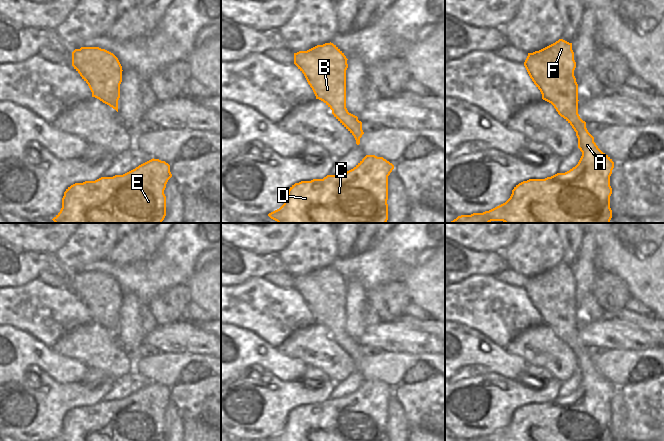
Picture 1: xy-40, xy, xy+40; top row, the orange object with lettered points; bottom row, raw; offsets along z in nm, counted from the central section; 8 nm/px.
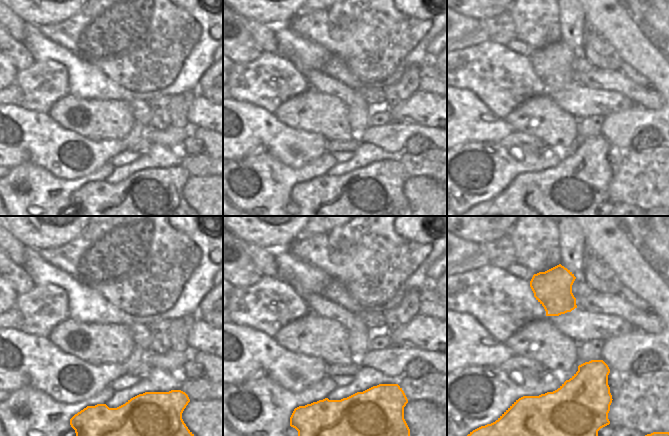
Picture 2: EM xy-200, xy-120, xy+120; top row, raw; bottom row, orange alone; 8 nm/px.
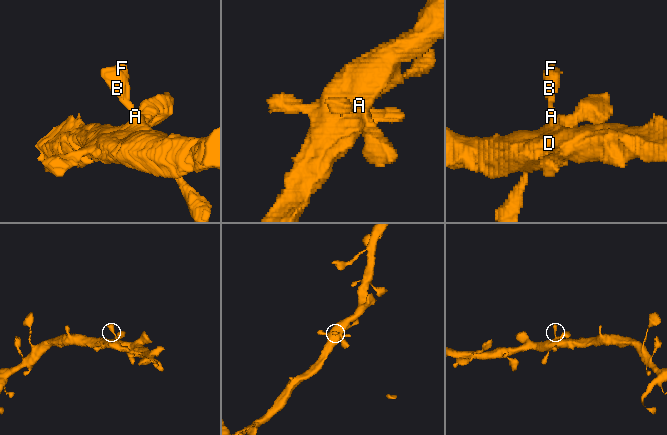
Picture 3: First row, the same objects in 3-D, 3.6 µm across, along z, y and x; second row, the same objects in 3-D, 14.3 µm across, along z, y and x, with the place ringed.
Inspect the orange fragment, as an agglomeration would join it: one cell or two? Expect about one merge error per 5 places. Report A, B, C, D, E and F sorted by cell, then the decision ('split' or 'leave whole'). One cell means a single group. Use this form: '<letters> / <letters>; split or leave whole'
A B C D E F; leave whole

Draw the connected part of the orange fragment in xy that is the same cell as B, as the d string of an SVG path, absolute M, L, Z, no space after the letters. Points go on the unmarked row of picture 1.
M331 266L294 277L294 288L304 298L316 323L323 325L332 334L334 341L354 360L356 368L359 369L360 362L364 358L362 346L346 332L347 284L344 277Z

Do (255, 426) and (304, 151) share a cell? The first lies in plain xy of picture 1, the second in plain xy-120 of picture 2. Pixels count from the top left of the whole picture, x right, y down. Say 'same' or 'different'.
different

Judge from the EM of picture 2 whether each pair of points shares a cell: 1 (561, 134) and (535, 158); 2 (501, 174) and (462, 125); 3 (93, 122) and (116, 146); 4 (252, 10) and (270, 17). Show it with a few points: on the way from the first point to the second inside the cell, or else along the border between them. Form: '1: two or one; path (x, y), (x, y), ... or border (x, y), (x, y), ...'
1: two; border (544, 143), (564, 149)
2: two; border (497, 141), (467, 141), (457, 145)
3: two; border (131, 129), (120, 139), (89, 139), (87, 137)
4: one; path (256, 10), (263, 10), (266, 13)

